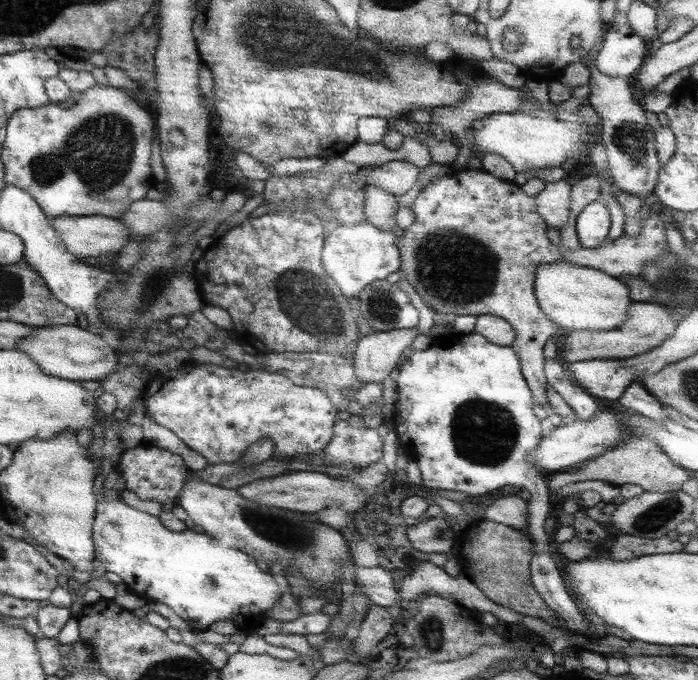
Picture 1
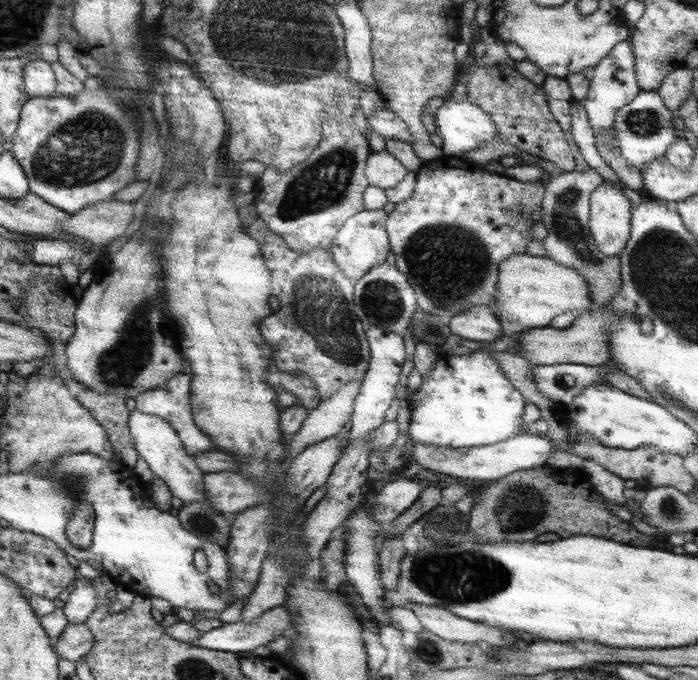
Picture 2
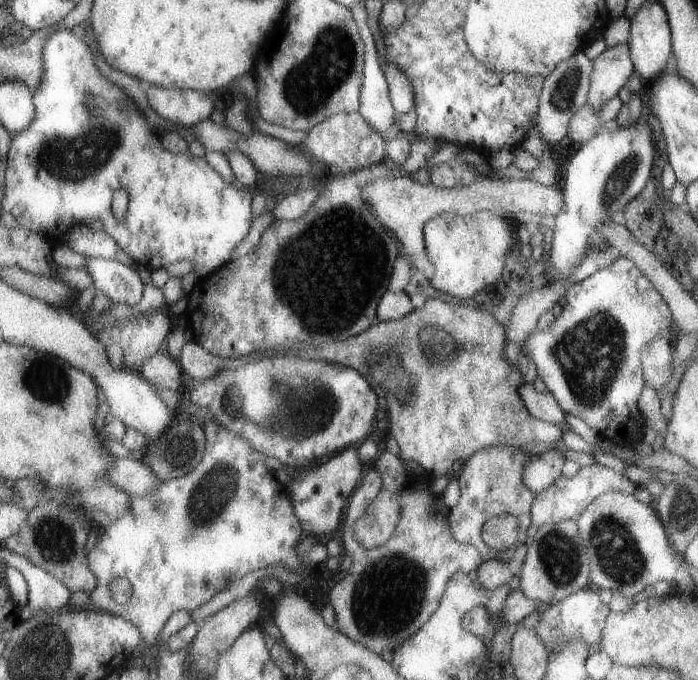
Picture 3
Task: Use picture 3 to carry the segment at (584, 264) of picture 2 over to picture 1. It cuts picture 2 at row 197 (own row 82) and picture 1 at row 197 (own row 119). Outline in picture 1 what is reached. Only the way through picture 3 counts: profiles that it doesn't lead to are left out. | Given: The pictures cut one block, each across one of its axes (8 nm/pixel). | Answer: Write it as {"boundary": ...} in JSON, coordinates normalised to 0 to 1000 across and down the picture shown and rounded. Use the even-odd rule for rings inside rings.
{"boundary":[[[811,265],[792,269],[781,269],[781,275],[766,288],[769,313],[778,321],[779,326],[788,335],[802,340],[805,332],[811,332],[814,321],[817,321],[817,288],[818,288],[818,271]]]}

